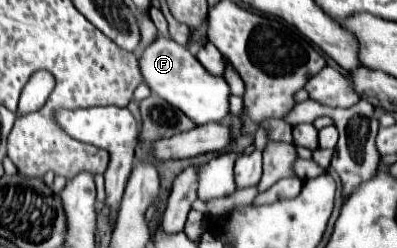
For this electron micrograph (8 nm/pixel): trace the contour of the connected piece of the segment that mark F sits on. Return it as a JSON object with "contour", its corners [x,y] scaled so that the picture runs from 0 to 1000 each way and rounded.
{"contour":[[[395,141],[385,181],[370,181],[350,230],[350,278],[360,327],[380,359],[380,375],[401,383],[436,431],[456,440],[476,480],[496,504],[526,488],[562,488],[577,464],[577,343],[562,310],[542,310],[476,214],[471,190],[441,173],[431,149]]]}

